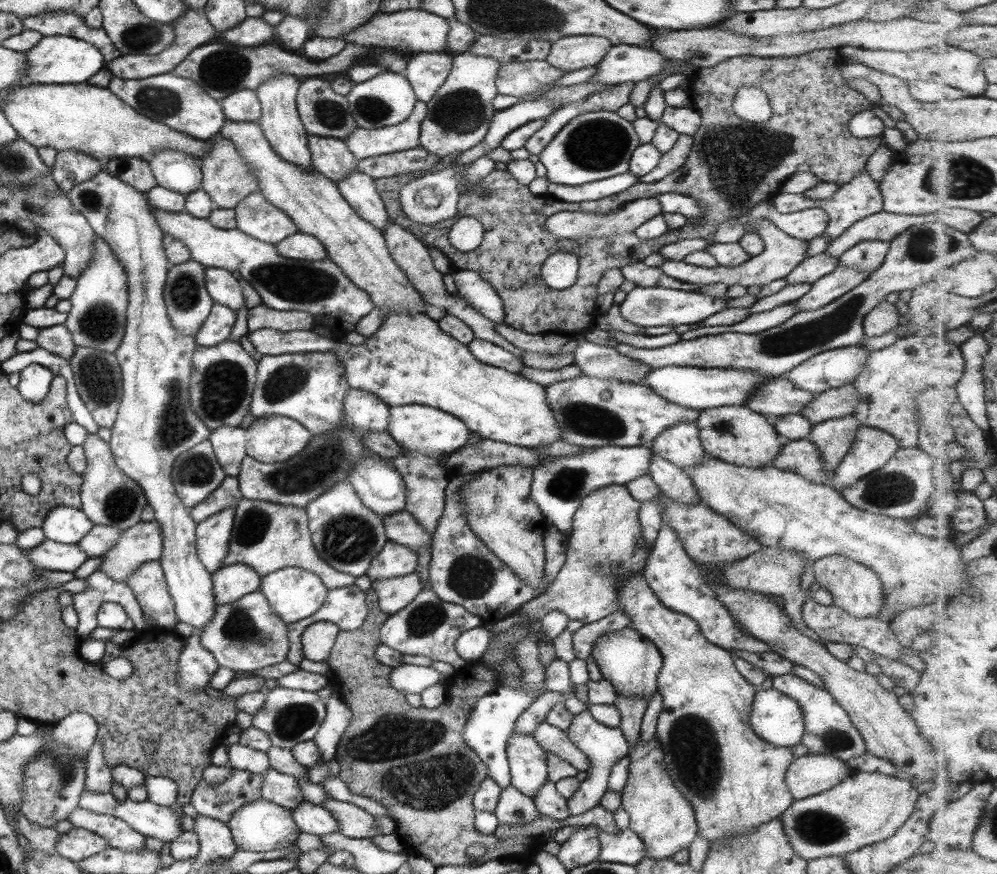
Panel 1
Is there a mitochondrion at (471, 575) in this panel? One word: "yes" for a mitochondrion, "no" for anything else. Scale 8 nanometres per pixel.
yes

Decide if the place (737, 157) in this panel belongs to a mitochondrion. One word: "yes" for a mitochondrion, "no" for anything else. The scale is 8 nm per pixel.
yes

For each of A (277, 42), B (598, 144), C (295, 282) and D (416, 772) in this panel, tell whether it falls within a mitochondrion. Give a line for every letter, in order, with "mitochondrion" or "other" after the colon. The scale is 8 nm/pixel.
A: other
B: mitochondrion
C: mitochondrion
D: mitochondrion

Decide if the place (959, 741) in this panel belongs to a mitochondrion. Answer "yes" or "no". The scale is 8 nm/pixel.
no

